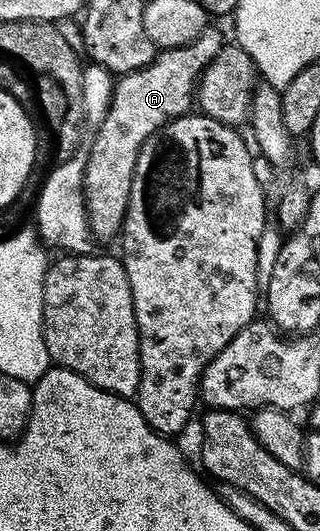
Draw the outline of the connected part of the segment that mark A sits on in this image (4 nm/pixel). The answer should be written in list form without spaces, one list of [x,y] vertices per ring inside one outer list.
[[[214,24],[207,25],[196,40],[192,40],[183,46],[177,46],[171,50],[155,53],[154,62],[144,69],[136,72],[128,72],[121,75],[113,83],[113,94],[107,115],[93,131],[94,143],[88,146],[86,155],[86,175],[84,176],[84,192],[86,193],[86,214],[90,217],[90,232],[95,239],[119,237],[122,229],[122,221],[126,219],[128,200],[132,192],[132,180],[136,172],[136,164],[140,156],[140,150],[148,140],[148,136],[155,134],[162,126],[167,126],[173,118],[181,118],[184,114],[191,113],[196,102],[198,79],[206,71],[206,66],[212,64],[212,60],[222,51],[224,39]]]

